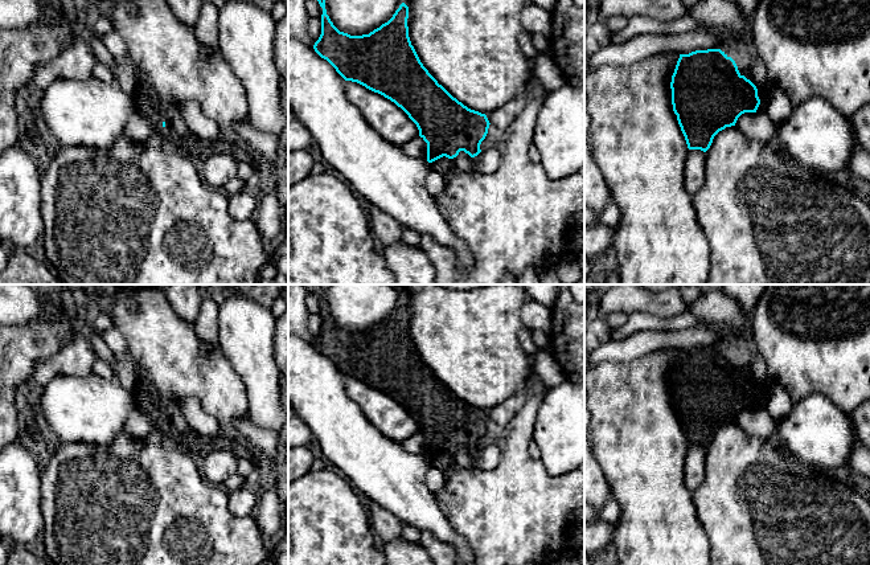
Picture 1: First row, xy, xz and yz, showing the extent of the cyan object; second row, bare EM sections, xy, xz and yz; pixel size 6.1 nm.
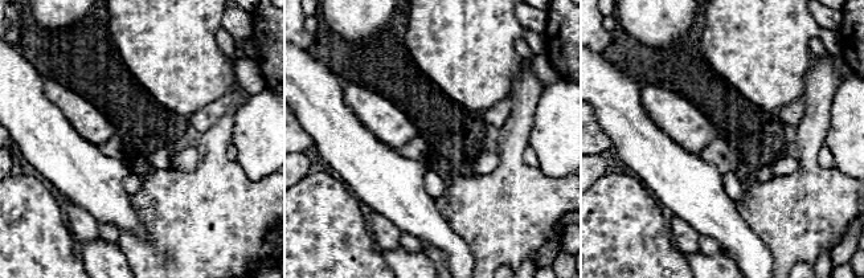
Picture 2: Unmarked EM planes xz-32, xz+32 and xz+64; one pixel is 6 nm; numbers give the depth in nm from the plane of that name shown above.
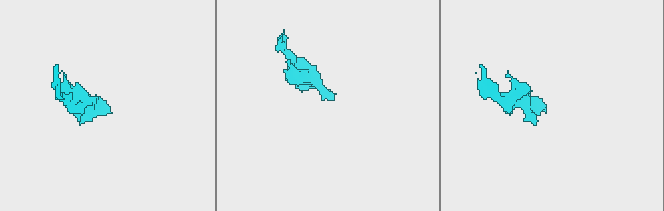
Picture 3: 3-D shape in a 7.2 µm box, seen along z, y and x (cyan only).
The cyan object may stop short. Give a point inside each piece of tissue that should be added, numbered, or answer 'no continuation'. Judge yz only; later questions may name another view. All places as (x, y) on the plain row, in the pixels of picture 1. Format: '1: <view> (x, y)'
1: yz (764, 396)

